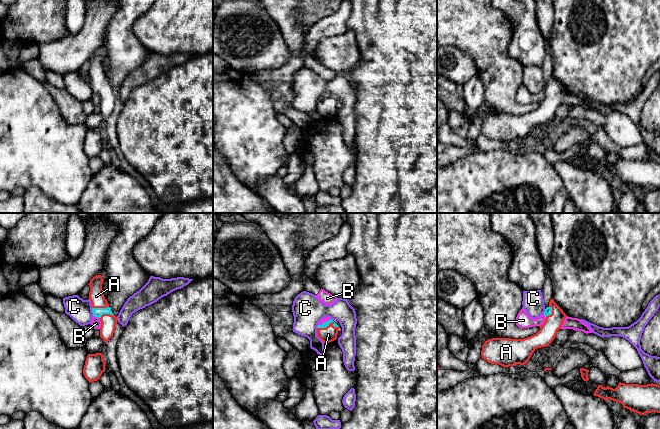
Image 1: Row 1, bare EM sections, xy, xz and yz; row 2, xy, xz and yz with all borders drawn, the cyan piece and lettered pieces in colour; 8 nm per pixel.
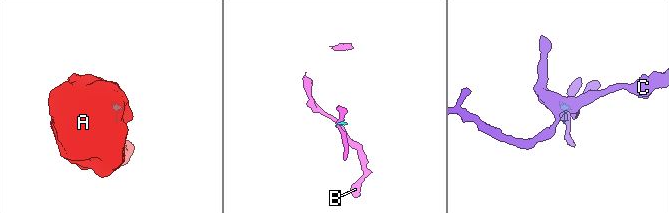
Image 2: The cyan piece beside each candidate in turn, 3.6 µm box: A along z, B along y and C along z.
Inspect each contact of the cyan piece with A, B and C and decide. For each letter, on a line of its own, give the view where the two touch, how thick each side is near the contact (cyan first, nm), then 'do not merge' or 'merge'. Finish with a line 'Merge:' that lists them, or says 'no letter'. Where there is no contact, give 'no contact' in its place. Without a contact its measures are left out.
A: contact in xz; calibres 50 and 120 nm; merge
B: contact in xy; calibres 80 and 80 nm; do not merge
C: contact in xy; calibres 80 and 180 nm; do not merge
Merge: A

